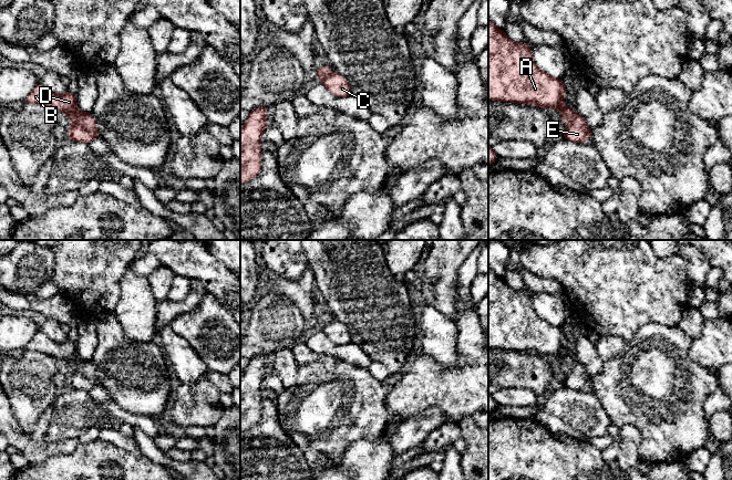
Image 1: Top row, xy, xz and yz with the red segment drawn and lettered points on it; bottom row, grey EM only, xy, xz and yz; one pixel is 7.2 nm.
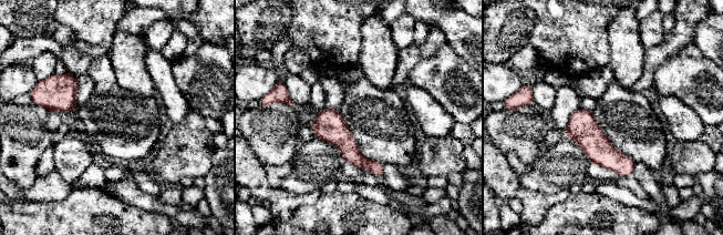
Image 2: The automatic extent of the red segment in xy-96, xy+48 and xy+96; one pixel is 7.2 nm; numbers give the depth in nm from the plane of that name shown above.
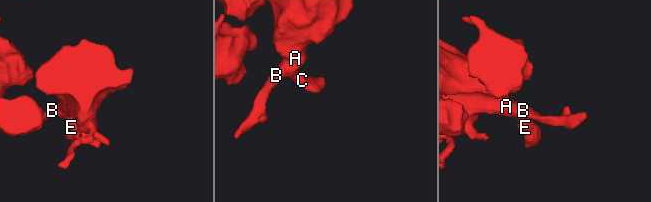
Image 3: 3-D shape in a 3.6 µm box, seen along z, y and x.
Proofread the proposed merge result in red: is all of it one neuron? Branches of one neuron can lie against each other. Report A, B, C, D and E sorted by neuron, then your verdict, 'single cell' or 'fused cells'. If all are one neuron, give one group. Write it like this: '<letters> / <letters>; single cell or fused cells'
A B D / C E; fused cells

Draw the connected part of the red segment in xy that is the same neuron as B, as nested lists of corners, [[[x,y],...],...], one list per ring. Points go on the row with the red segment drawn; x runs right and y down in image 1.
[[[39,83],[23,101],[25,104],[44,105],[54,112],[64,112],[71,123],[75,123],[82,114],[76,106],[76,97],[69,90],[58,95],[50,92],[42,83]]]

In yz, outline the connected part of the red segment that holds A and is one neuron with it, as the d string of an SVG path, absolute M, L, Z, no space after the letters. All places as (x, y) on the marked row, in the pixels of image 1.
M488 19L488 101L530 104L544 108L557 109L561 123L571 123L575 111L563 104L566 88L561 79L555 79L543 72L534 62L530 46L513 42L503 30Z

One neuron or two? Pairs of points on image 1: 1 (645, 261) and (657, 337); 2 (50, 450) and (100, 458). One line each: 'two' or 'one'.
1: two
2: two

